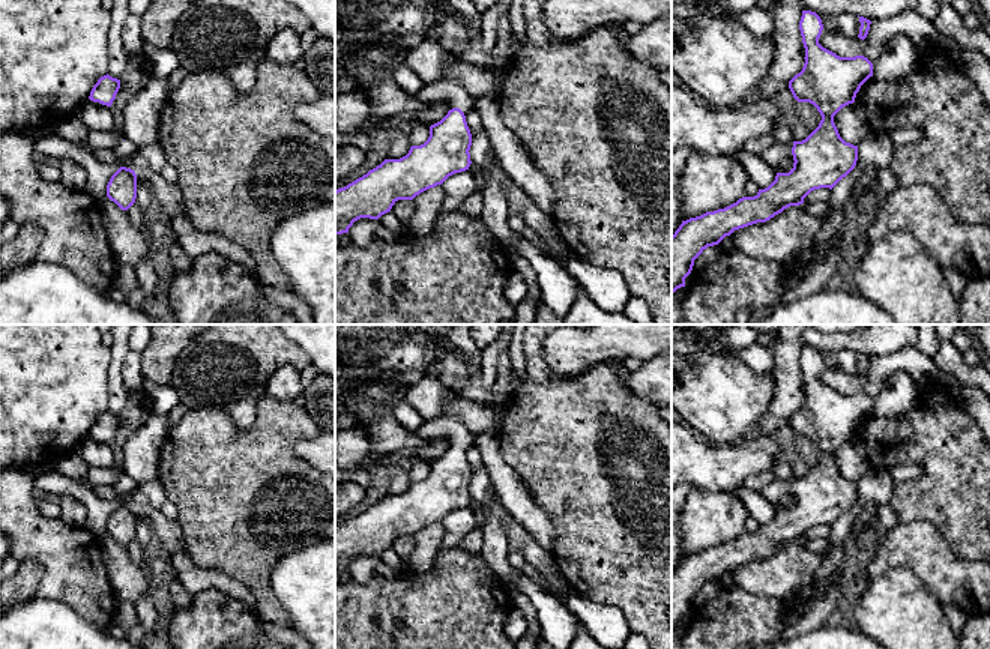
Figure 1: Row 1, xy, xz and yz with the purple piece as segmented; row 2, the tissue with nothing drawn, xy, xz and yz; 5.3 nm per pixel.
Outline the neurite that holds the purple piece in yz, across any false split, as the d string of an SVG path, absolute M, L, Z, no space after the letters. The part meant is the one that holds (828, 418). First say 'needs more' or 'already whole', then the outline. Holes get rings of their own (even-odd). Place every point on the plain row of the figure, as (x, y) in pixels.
needs more | M802 347L799 358L802 380L805 385L805 400L799 410L789 418L789 425L798 439L813 440L822 452L819 463L802 478L790 481L774 479L762 494L772 505L778 505L787 496L793 496L789 509L777 509L775 517L765 526L759 526L754 533L742 533L736 539L706 548L700 553L682 557L672 572L672 631L685 623L685 614L691 610L694 596L708 584L718 581L735 566L766 559L790 542L799 542L814 526L832 526L856 502L858 482L846 479L834 460L834 452L846 442L853 440L861 422L873 413L873 400L864 392L840 394L823 385L819 374L823 367L820 353L811 347Z

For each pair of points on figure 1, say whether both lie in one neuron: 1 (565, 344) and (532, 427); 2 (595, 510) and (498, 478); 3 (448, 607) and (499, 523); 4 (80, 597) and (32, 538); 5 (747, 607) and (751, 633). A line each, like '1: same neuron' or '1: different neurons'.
1: different neurons
2: different neurons
3: different neurons
4: same neuron
5: same neuron

